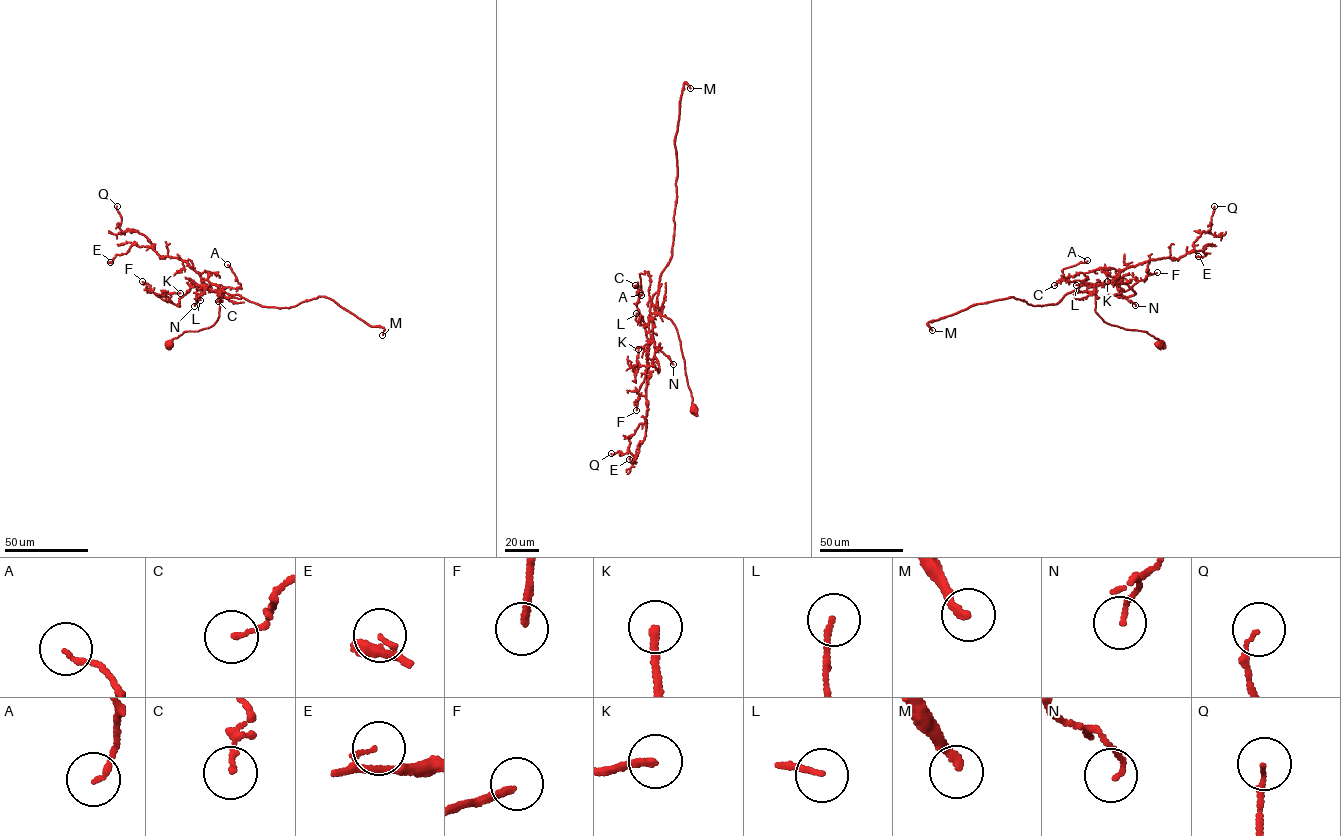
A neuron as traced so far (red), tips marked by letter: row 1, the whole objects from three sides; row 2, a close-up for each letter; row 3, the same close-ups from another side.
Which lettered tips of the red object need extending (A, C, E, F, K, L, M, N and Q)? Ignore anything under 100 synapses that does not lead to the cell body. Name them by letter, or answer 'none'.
M

